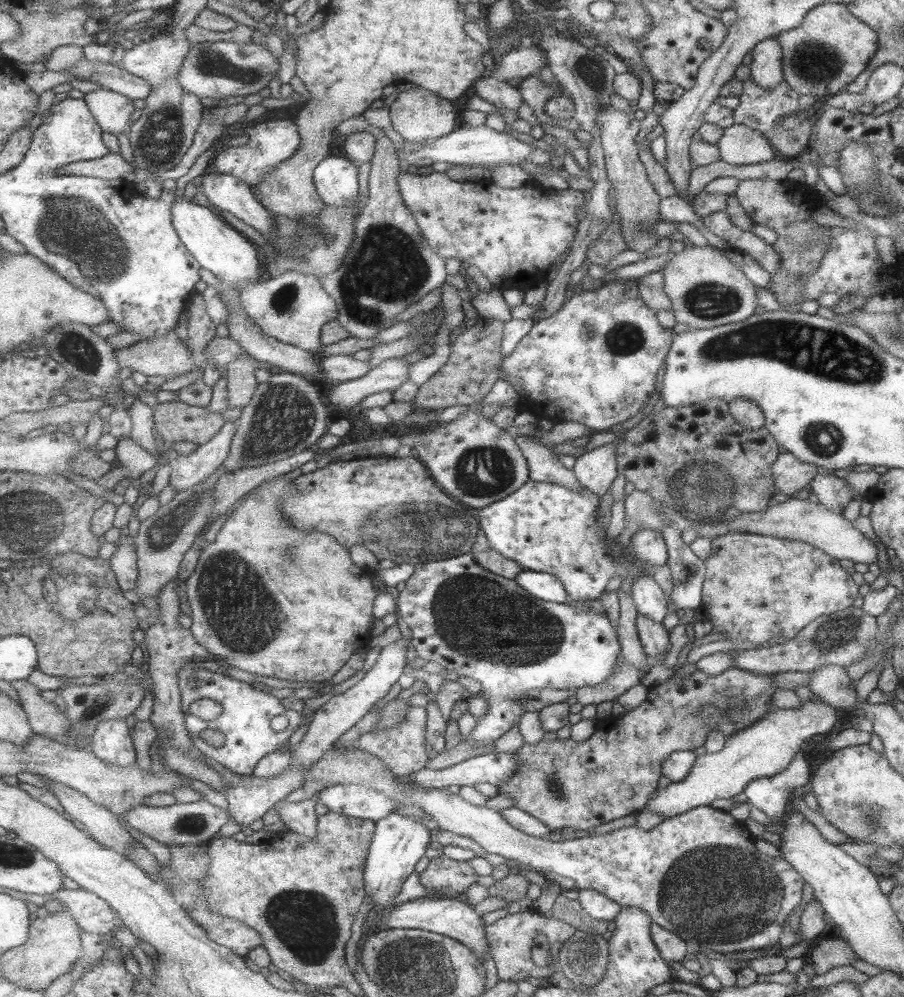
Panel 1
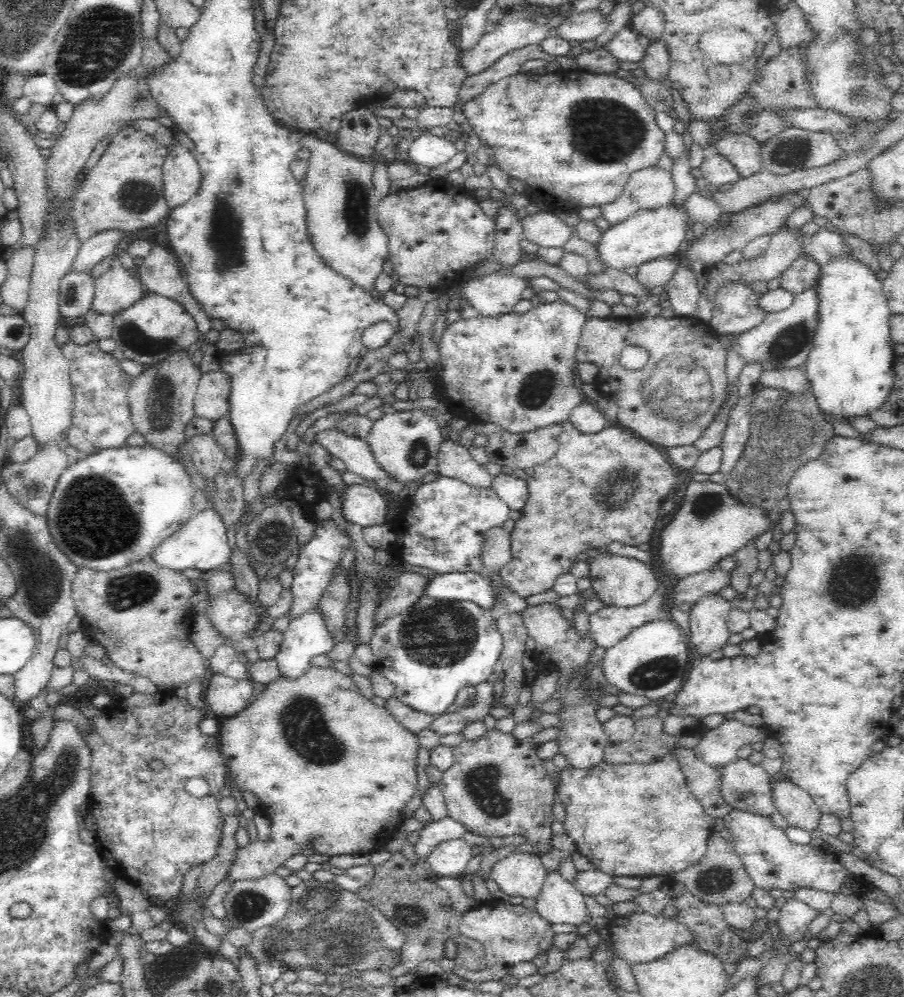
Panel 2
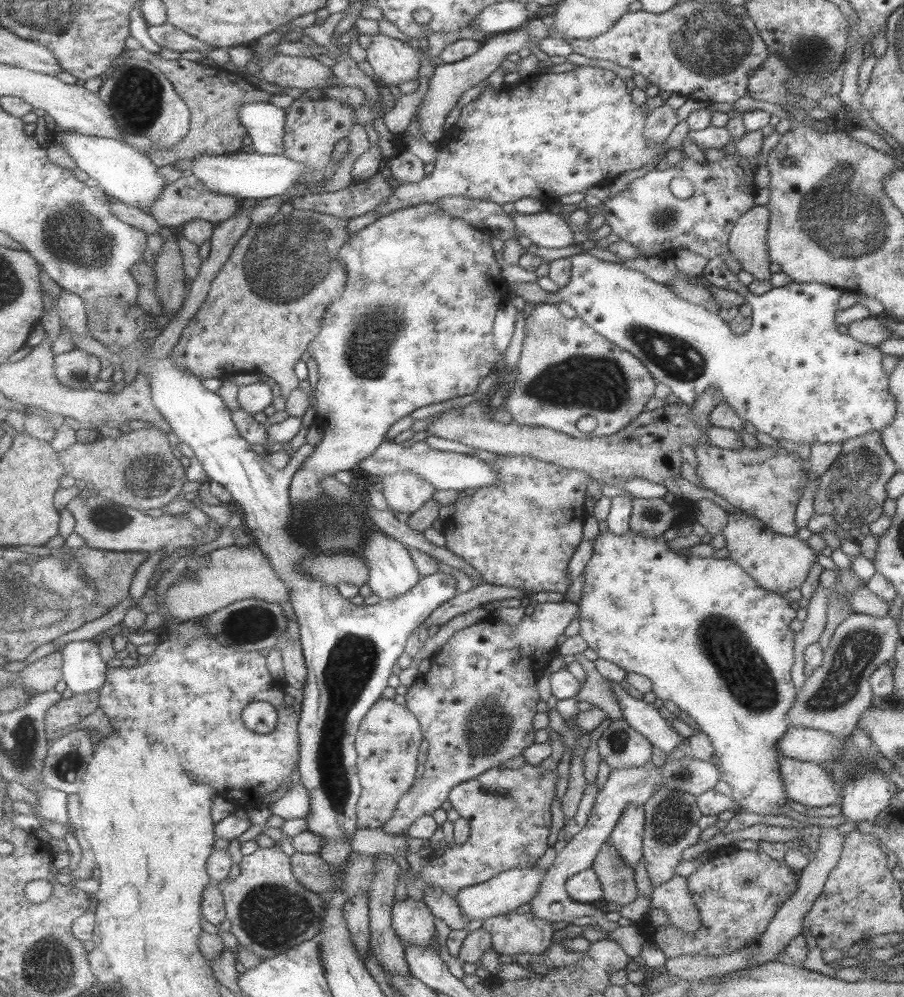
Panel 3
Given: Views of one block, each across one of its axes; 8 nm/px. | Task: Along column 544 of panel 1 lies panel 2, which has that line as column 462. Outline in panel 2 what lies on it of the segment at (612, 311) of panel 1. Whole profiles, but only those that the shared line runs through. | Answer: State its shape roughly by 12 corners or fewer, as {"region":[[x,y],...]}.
{"region":[[558,298],[460,319],[439,350],[451,414],[565,422],[586,321]]}

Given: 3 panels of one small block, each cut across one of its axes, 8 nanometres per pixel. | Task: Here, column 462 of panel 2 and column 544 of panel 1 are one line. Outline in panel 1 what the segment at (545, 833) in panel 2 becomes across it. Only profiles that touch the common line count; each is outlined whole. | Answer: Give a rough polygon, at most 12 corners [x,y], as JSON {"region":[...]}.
{"region":[[773,674],[658,678],[578,742],[525,743],[501,794],[551,830],[639,813],[674,751],[770,714]]}

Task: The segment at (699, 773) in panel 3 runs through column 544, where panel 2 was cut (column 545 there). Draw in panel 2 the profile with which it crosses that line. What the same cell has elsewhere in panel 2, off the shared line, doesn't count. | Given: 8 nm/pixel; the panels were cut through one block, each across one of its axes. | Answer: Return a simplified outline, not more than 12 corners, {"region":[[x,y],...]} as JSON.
{"region":[[548,873],[536,910],[551,924],[594,925],[583,892]]}

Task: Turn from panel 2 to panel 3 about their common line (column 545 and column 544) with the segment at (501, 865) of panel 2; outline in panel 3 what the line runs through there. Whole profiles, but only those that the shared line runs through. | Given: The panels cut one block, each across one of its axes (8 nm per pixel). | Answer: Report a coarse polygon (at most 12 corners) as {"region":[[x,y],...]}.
{"region":[[514,868],[464,888],[470,921],[515,912],[542,890],[548,869]]}

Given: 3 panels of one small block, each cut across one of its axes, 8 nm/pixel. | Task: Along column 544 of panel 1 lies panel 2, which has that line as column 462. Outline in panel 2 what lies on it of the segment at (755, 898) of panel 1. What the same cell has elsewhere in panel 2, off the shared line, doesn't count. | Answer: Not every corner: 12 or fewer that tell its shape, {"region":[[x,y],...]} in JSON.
{"region":[[463,838],[436,844],[425,866],[431,876],[464,874],[473,858]]}

